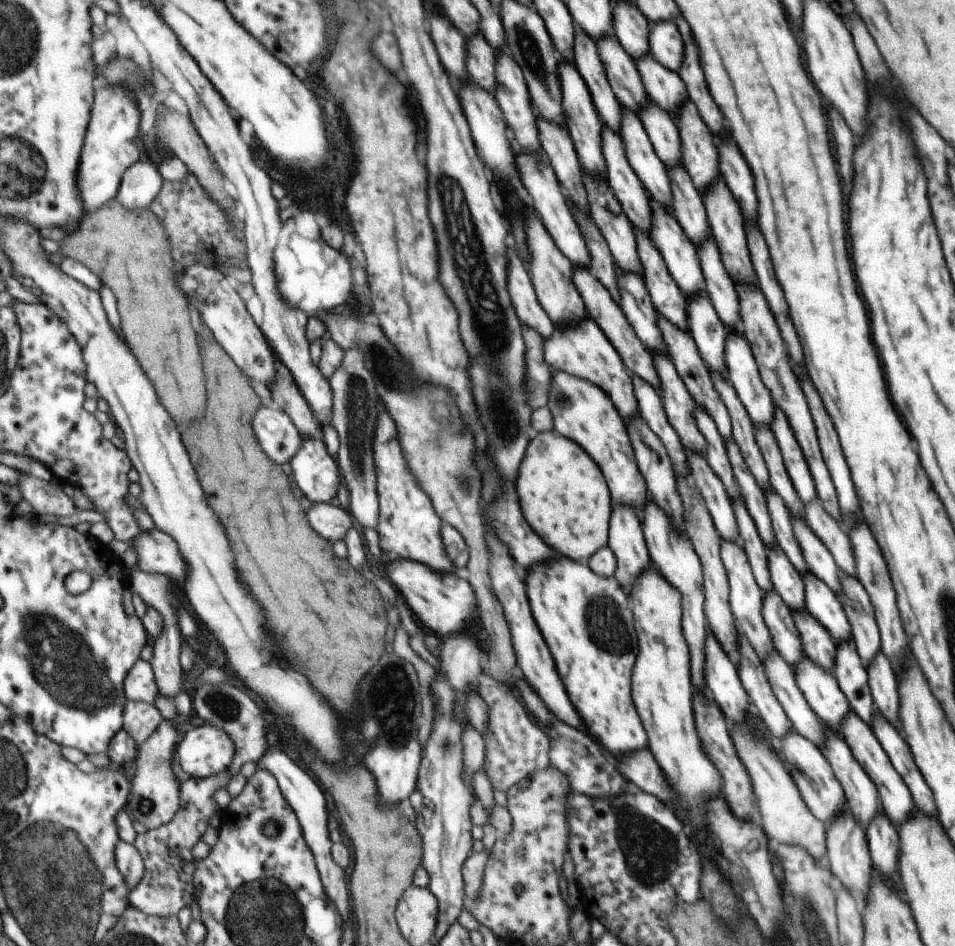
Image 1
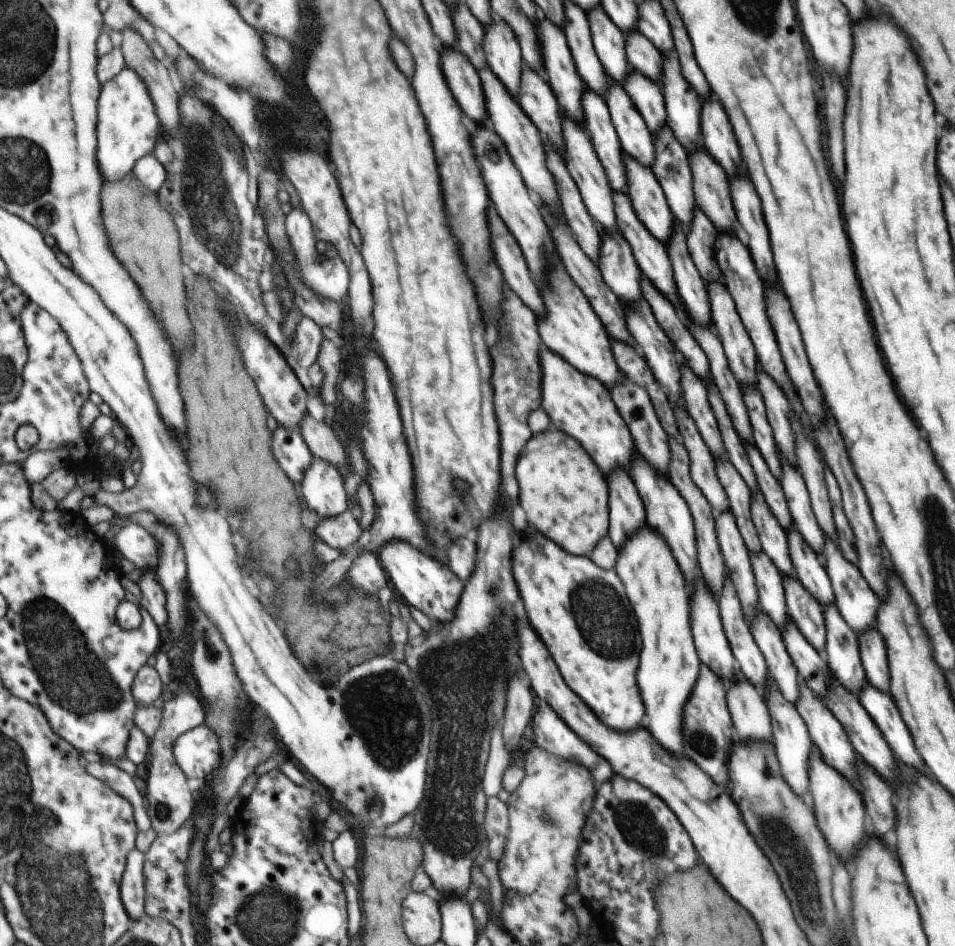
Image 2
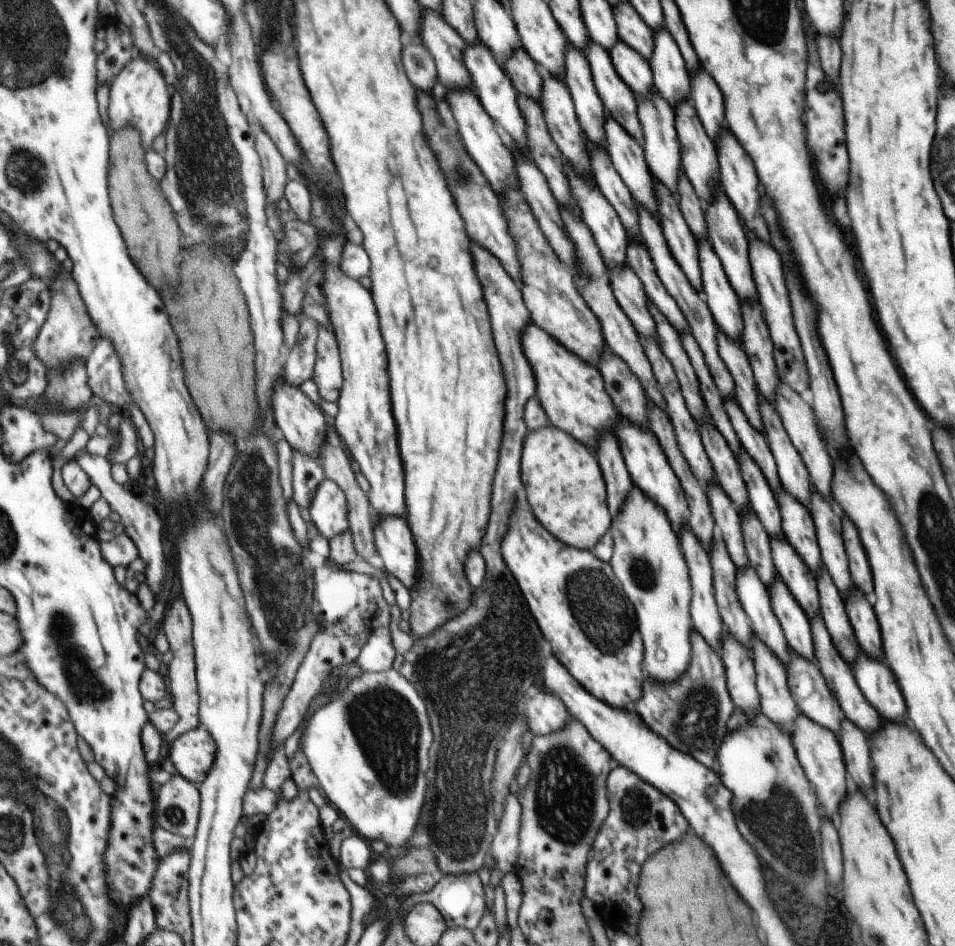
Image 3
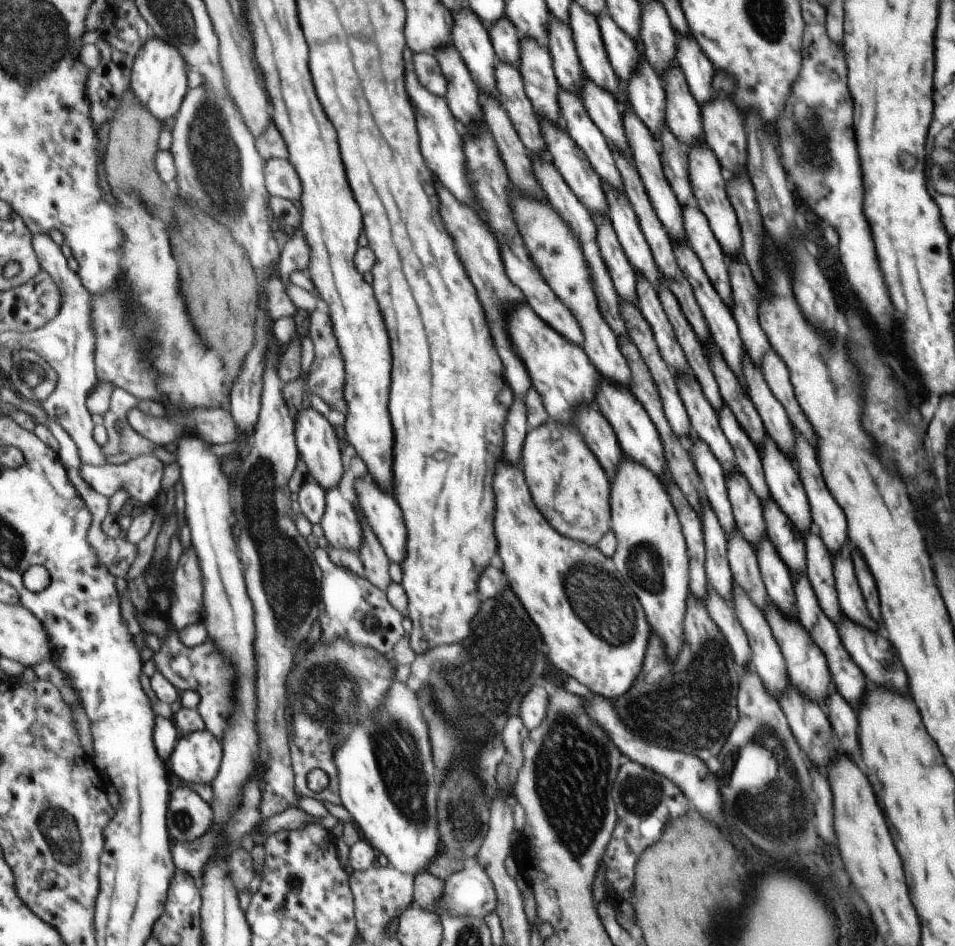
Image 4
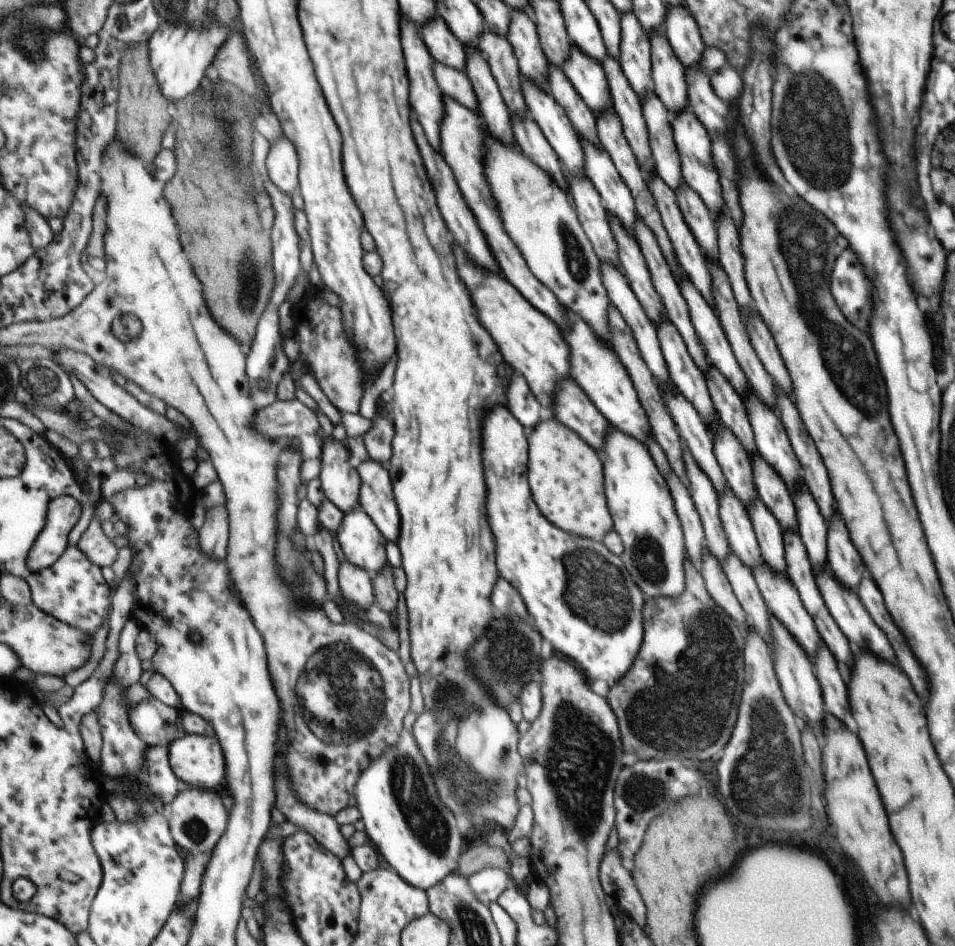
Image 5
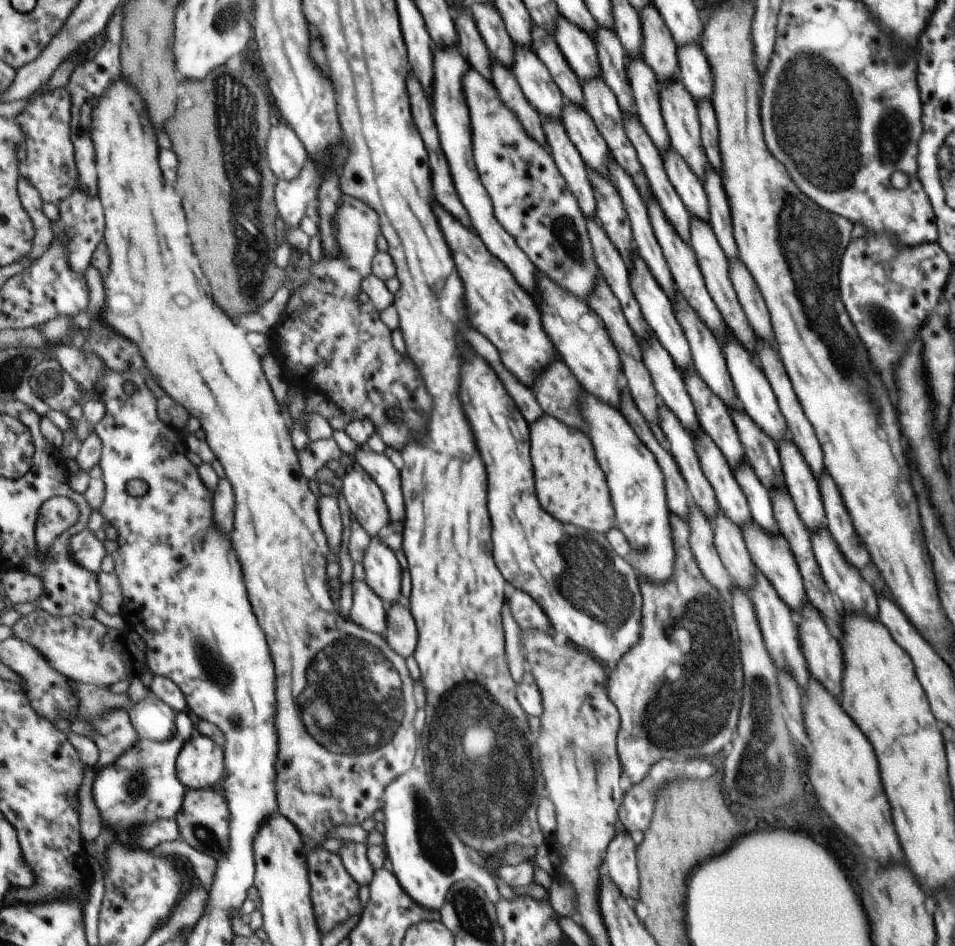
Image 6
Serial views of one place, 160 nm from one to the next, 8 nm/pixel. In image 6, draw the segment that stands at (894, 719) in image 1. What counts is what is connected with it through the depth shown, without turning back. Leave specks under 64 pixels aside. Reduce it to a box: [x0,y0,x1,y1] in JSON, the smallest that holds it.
[818,472,869,570]

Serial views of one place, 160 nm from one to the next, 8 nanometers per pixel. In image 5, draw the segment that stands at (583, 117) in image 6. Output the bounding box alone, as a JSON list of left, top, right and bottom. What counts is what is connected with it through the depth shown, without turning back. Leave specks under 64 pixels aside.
[578,137,637,235]

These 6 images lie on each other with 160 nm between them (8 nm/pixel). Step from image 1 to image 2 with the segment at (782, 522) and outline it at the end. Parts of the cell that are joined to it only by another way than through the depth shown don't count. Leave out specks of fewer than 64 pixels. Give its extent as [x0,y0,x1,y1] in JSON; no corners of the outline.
[742,441,792,532]

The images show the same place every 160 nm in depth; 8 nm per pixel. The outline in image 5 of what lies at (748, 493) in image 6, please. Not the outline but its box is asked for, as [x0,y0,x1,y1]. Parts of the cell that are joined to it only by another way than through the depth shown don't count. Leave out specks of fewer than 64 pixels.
[747,497,785,573]

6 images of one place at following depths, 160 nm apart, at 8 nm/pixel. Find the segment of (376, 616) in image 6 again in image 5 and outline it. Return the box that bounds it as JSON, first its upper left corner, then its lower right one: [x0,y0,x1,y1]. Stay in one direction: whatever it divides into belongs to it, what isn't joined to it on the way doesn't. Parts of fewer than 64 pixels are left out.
[339,559,377,611]

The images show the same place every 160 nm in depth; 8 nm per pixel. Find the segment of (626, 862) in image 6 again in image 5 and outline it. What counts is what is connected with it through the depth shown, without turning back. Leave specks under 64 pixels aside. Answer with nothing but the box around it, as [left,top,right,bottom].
[599,848,645,926]

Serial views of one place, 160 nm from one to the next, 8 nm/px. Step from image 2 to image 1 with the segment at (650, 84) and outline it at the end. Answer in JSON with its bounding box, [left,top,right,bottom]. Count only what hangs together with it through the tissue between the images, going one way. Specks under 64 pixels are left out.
[638,100,681,167]

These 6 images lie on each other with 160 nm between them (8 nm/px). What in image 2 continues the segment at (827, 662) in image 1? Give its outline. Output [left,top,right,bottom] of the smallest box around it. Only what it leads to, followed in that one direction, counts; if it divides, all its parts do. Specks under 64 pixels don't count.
[783,577,825,653]

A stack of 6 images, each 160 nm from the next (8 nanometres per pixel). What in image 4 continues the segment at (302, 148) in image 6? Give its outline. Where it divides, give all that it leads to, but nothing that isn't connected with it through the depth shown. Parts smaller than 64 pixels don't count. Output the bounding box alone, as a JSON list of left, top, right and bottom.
[265,157,302,200]

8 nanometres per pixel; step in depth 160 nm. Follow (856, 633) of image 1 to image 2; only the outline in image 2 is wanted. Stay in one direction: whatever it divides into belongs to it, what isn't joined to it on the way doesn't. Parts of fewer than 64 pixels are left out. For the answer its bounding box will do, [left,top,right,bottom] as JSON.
[820,537,879,633]

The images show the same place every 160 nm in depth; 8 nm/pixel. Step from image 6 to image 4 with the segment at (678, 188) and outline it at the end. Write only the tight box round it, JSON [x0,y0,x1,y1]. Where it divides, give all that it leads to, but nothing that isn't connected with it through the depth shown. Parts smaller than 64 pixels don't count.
[682,204,731,310]

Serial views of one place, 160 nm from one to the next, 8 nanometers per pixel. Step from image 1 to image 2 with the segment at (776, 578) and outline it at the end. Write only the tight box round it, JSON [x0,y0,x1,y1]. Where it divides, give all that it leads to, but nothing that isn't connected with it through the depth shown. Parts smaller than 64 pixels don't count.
[750,488,795,577]

